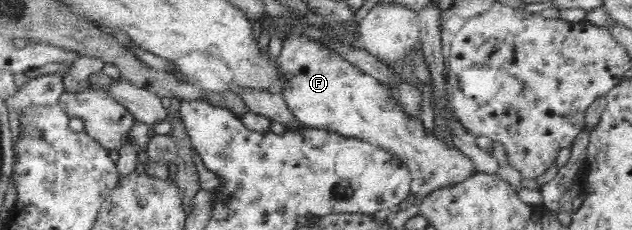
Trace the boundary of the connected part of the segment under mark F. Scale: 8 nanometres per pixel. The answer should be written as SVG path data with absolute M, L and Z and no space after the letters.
M290 35L279 45L279 68L285 72L291 89L283 93L291 112L297 116L302 125L309 128L328 129L345 137L356 137L377 148L384 149L398 157L412 173L410 185L411 199L422 198L435 189L453 185L473 177L479 173L479 168L463 150L447 145L445 140L427 131L419 116L413 116L405 110L401 102L395 100L390 88L380 83L378 79L364 74L356 65L345 60L337 51L329 49L316 41L300 35Z

